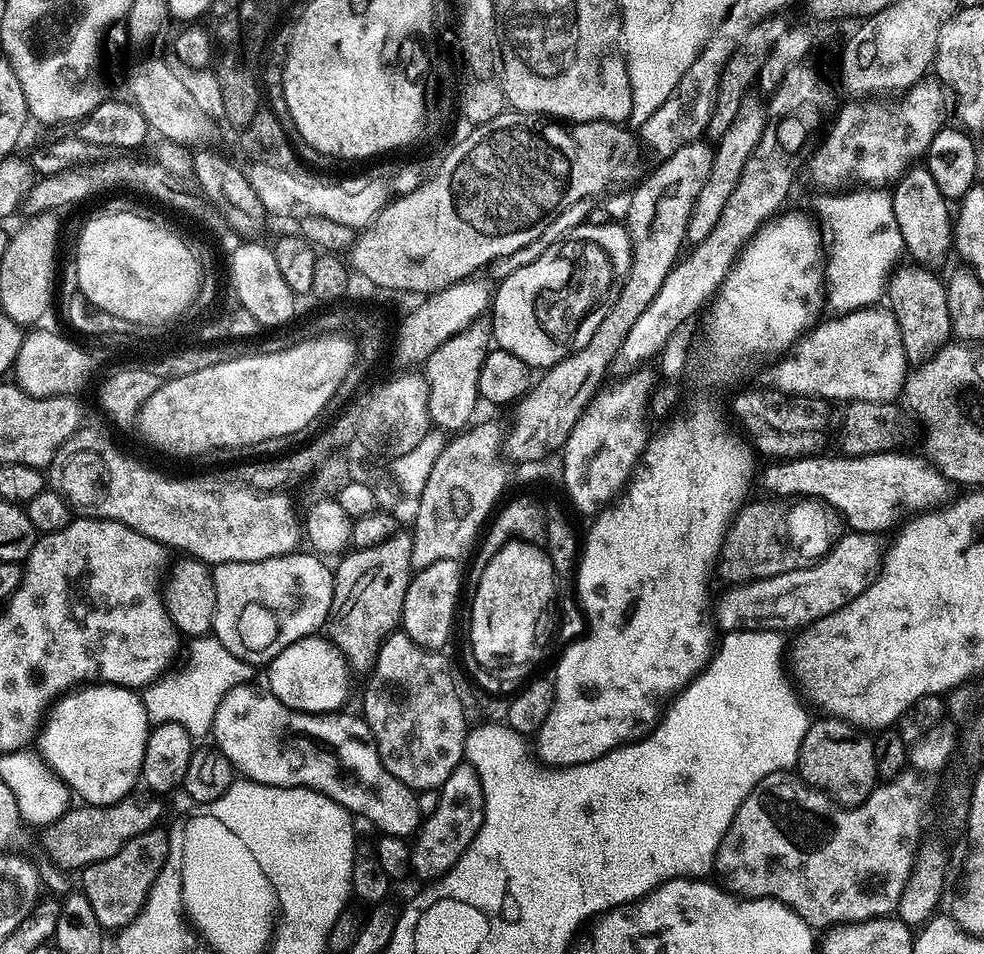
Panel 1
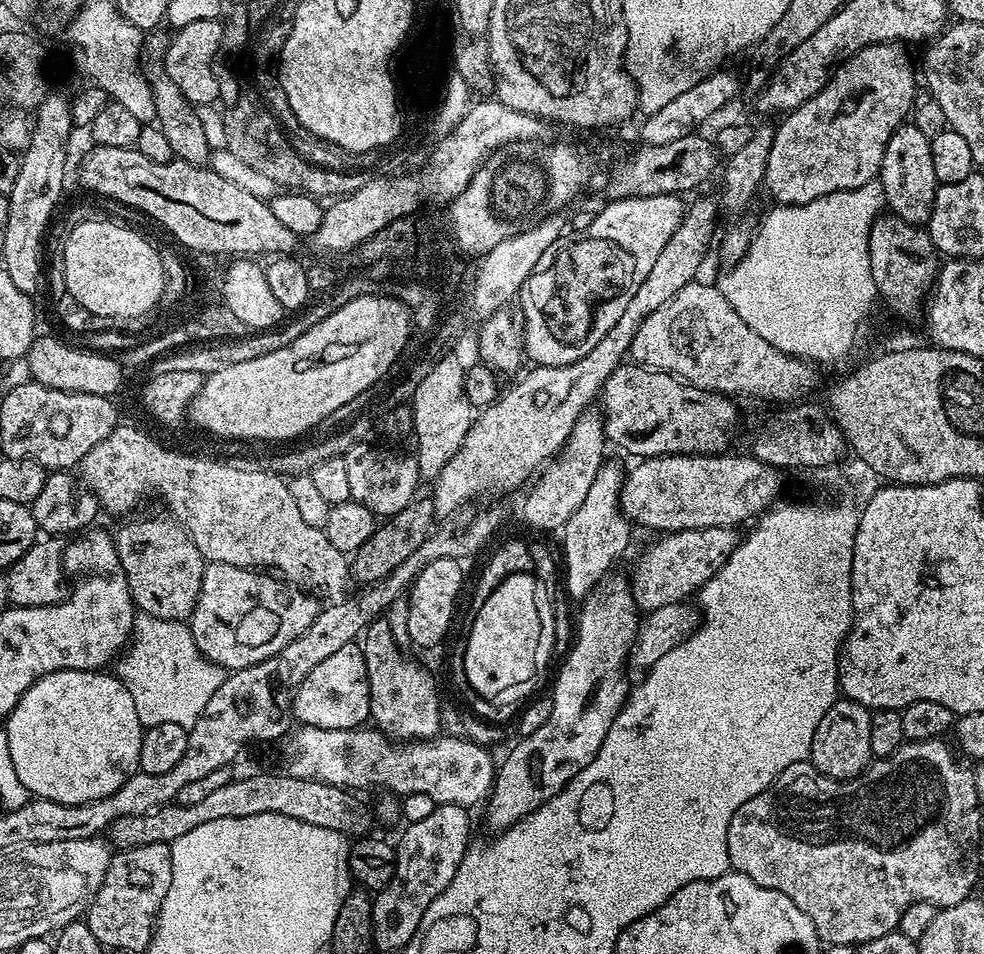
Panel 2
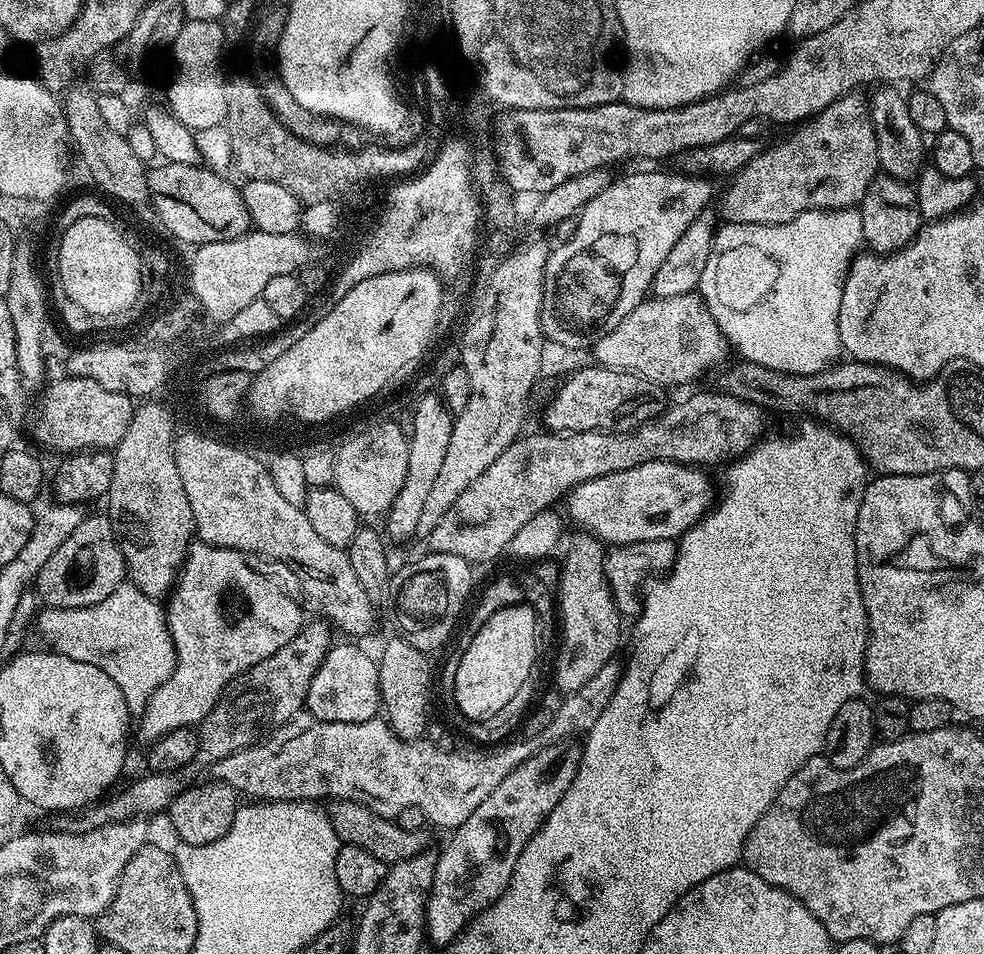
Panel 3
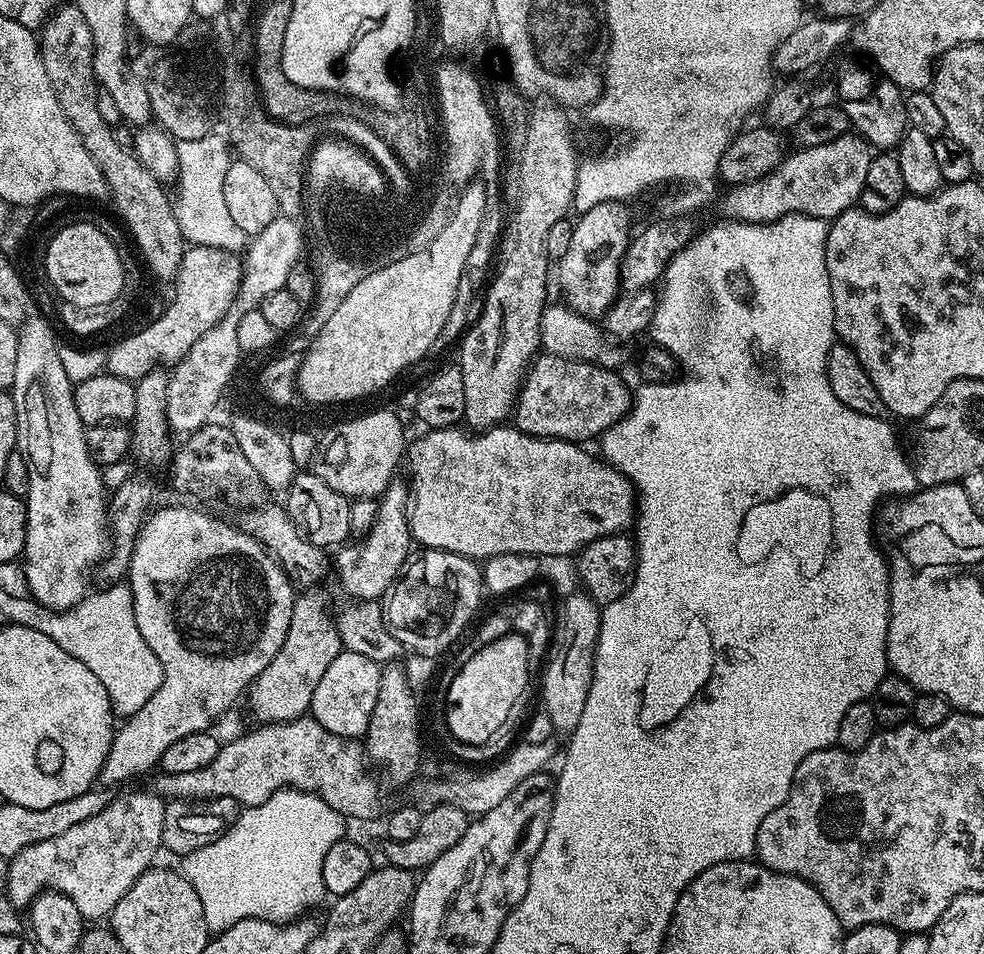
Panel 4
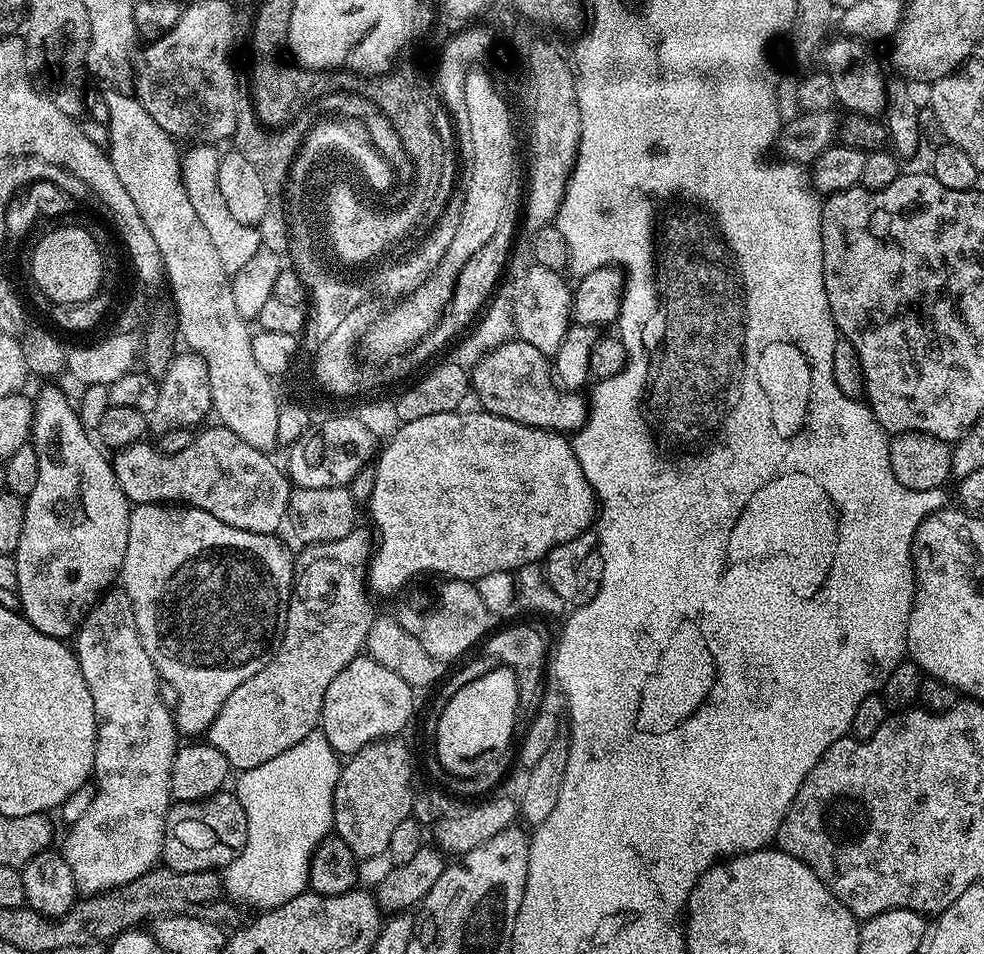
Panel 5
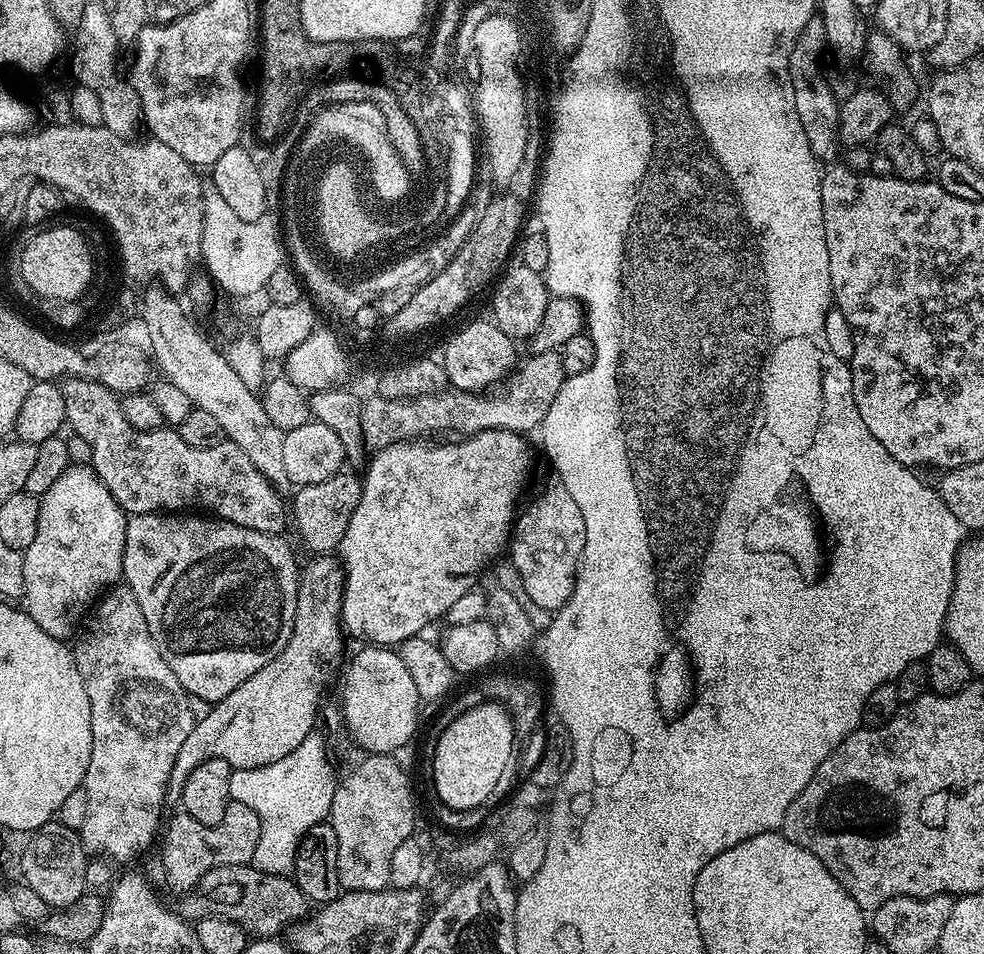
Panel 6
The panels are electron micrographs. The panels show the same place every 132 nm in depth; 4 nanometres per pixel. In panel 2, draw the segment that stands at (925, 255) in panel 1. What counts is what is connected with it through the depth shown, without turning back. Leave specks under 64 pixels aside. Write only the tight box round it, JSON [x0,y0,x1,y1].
[880,122,937,226]

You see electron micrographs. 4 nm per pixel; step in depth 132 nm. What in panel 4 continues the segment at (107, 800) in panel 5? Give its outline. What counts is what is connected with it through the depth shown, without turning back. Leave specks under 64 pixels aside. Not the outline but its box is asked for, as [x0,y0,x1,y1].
[8,790,165,922]

